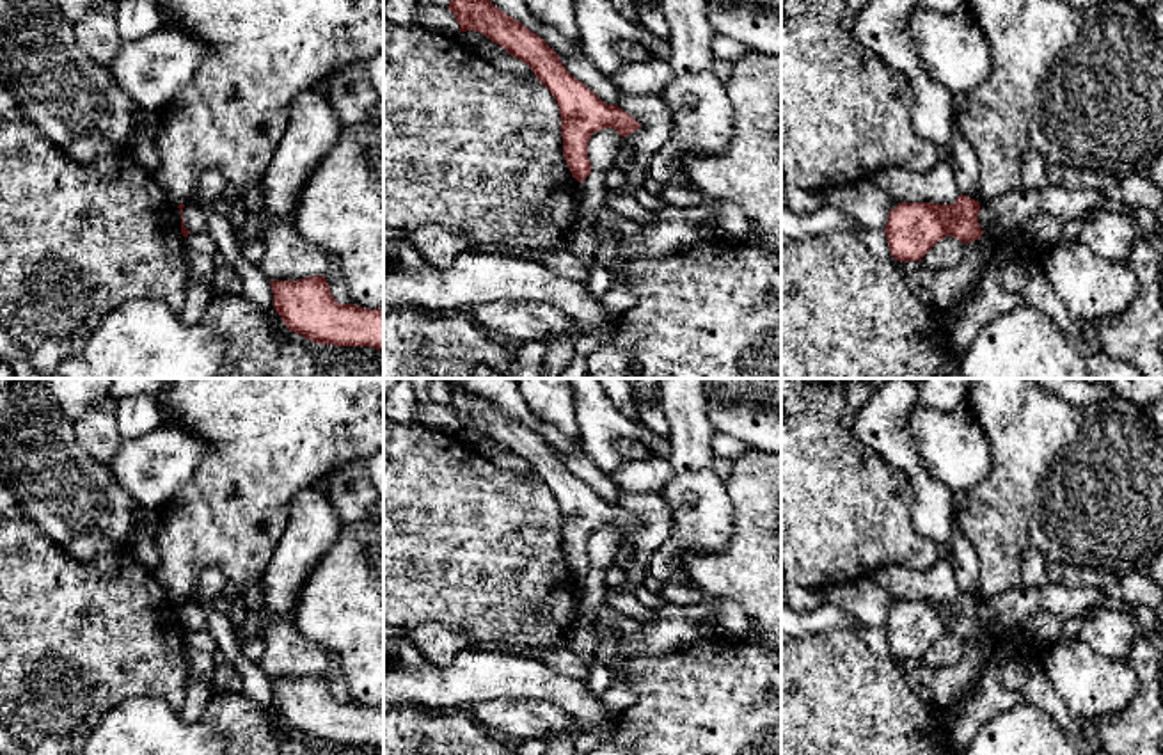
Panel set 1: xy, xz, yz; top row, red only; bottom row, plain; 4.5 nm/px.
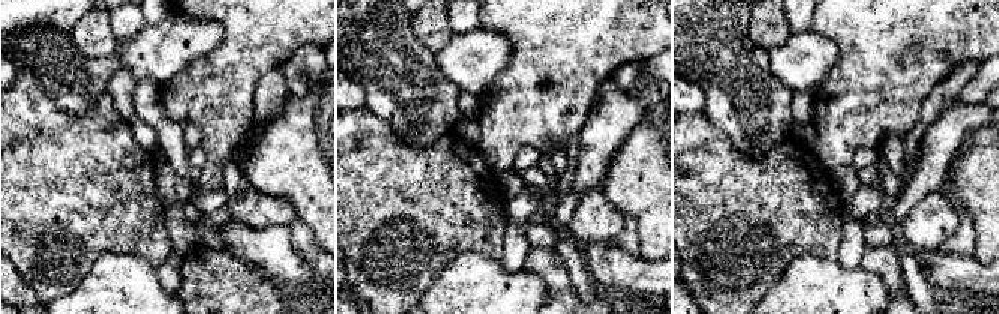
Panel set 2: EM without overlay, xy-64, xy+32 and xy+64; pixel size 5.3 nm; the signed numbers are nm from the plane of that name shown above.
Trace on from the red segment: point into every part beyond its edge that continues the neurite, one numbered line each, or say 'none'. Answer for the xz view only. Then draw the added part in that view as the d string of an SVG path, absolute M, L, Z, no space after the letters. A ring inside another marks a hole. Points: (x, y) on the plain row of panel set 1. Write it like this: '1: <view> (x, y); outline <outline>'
none

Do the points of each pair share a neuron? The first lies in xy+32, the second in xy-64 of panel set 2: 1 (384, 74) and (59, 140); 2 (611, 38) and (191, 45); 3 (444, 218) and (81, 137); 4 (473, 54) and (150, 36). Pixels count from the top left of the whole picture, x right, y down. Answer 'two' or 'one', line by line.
1: two
2: two
3: one
4: one

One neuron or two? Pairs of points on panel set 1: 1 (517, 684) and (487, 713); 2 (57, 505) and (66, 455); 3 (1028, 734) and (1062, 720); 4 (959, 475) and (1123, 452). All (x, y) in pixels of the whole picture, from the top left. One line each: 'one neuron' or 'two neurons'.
1: two neurons
2: one neuron
3: two neurons
4: two neurons

